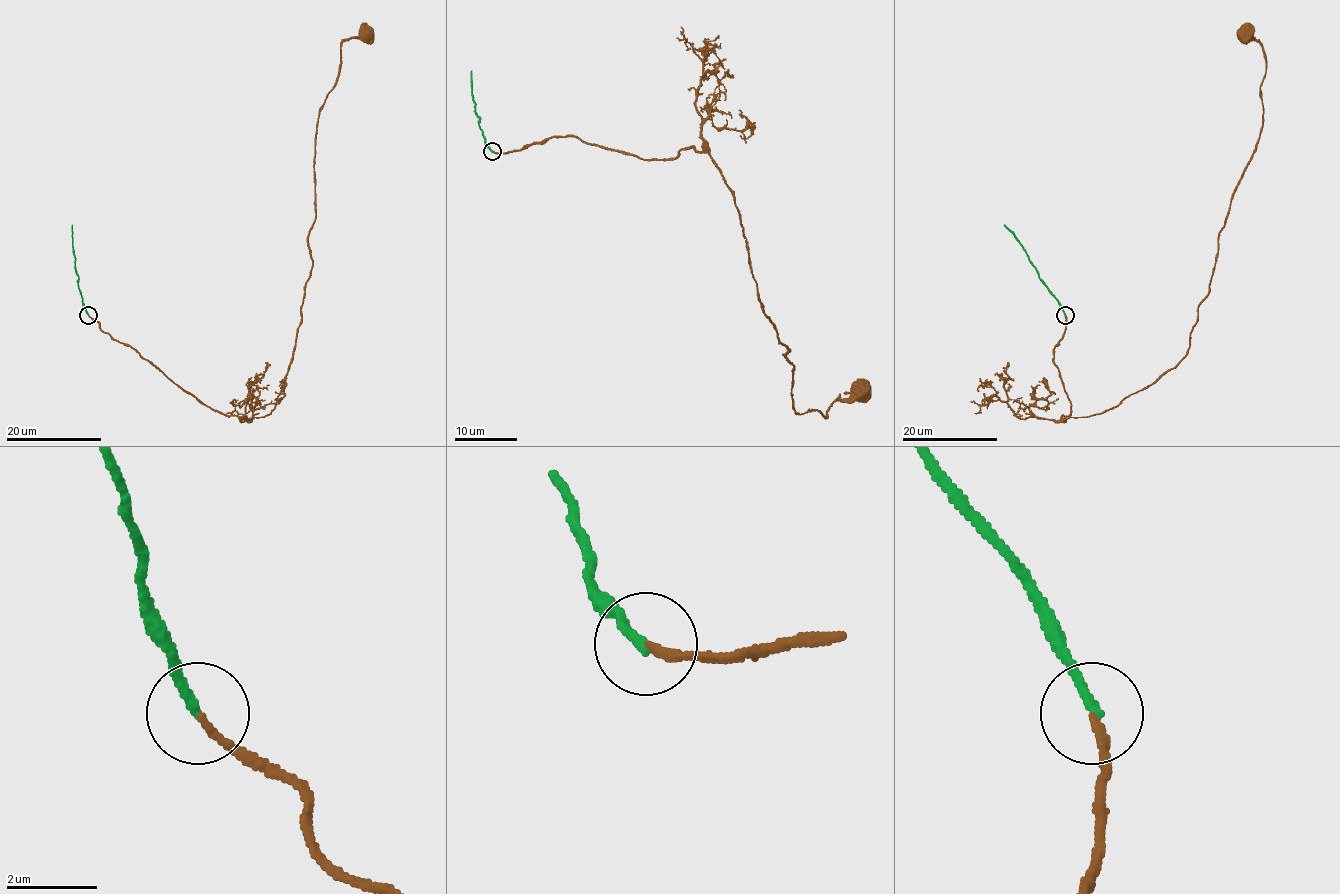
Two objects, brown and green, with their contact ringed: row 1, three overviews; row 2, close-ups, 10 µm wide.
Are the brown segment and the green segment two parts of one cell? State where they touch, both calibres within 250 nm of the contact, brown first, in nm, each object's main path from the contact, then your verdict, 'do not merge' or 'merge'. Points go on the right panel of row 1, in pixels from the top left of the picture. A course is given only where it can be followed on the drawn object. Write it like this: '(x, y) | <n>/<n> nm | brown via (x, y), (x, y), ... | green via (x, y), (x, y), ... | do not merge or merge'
(1065, 315) | 180/200 nm | brown via (1064, 315), (1054, 348), (1064, 420), (1113, 409), (1186, 353), (1259, 137), (1263, 47), (1247, 31) | green via (1064, 315), (1058, 300), (1039, 278), (1024, 247), (1004, 225) | merge

